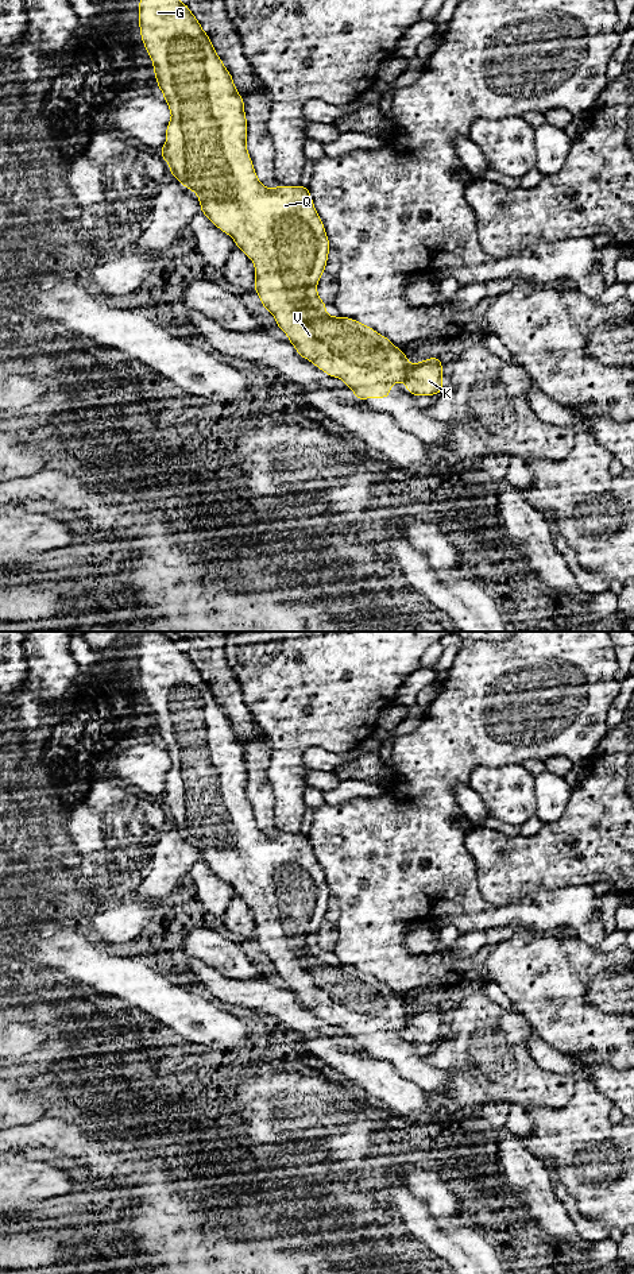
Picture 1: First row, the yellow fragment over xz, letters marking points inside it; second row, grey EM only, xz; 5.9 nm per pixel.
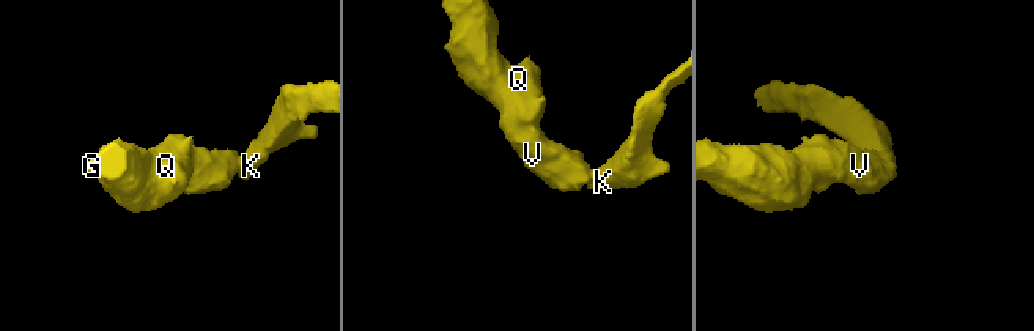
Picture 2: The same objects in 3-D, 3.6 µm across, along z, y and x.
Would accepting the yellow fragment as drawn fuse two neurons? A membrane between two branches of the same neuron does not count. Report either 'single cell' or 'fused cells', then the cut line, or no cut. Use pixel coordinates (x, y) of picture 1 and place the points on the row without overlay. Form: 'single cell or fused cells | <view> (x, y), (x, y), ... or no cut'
fused cells | xz (410, 1012), (405, 1027)

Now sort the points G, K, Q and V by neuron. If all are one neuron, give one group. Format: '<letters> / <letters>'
G Q V / K

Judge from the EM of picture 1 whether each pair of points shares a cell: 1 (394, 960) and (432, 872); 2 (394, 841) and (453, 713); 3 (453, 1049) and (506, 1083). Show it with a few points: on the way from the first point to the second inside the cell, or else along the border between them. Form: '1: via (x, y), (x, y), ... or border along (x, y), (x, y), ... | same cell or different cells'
1: via (391, 938), (391, 912), (410, 894) | same cell
2: via (421, 809), (426, 795), (428, 764), (447, 745) | same cell
3: via (467, 1054), (479, 1056), (493, 1069) | same cell

